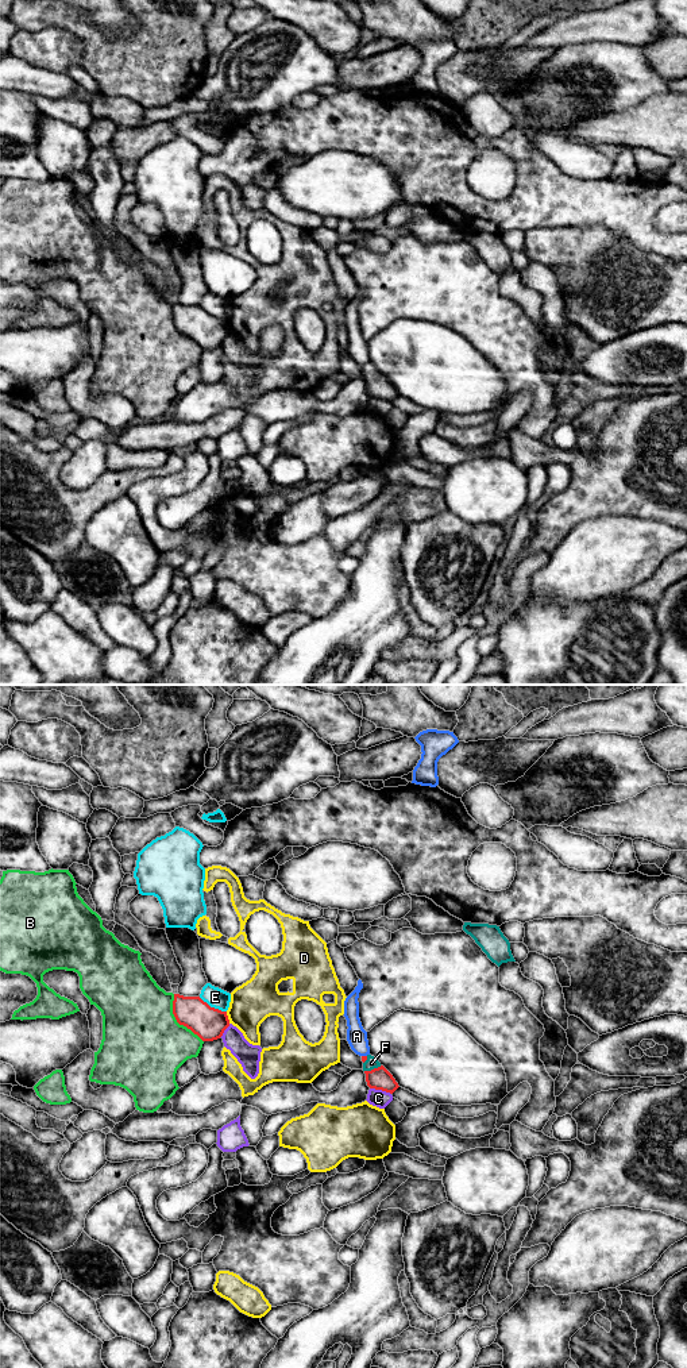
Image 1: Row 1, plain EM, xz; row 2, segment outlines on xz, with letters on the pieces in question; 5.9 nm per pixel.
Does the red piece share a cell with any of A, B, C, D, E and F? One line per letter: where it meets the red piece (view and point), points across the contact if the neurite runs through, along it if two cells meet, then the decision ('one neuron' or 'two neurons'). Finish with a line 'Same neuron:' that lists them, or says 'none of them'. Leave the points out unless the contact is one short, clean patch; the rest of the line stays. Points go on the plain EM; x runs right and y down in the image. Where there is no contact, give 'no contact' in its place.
A: xz (365, 365) | two neurons
B: xz (177, 330) | two neurons
C: xz (381, 397) | two neurons
D: xz (227, 326) | two neurons
E: xz (212, 316) | two neurons
F: xz (373, 378) | across xz (379, 386), (373, 378), (371, 372) | one neuron
Same neuron: F

